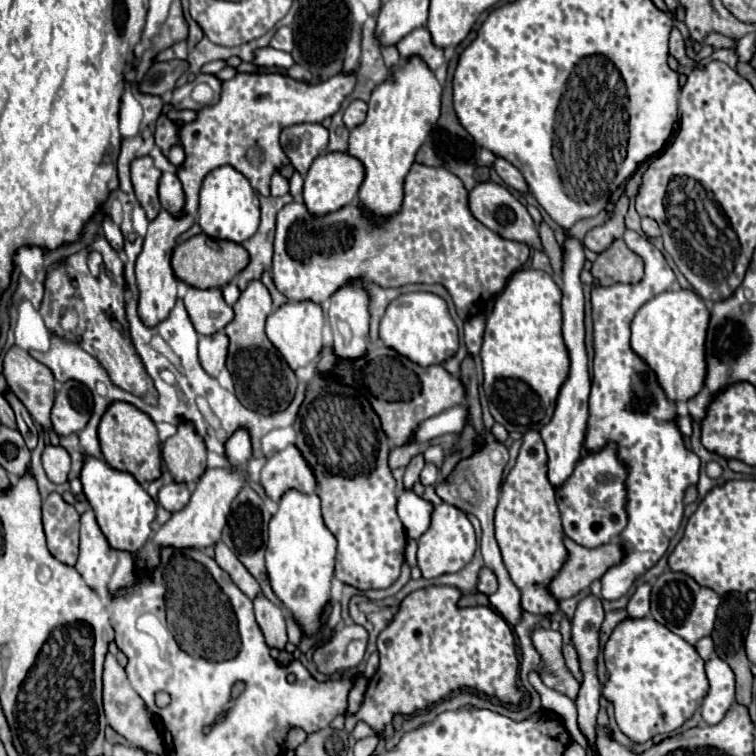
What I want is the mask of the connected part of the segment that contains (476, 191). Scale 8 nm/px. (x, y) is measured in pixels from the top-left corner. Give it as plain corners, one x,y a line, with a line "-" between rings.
481,182
477,184
471,192
469,192
469,206
471,206
471,212
473,216
485,224
489,230
493,230
495,234
507,238
507,240
515,240
515,242
523,242
535,250
543,250
541,248
541,240
539,240
539,234
537,234
537,228
535,228
535,222
533,218
529,216
527,208
511,196
511,192
505,188
505,186
499,186
495,182

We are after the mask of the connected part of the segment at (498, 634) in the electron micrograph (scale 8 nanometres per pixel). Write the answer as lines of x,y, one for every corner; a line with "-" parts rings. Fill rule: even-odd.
429,586
423,590
411,592
403,602
395,616
395,620
381,632
377,640
381,664
375,676
369,680
365,698
361,708
355,714
345,714
345,730
353,732
359,720
367,722
377,732
385,730
387,736
393,734
393,714
413,714
429,708
431,704
447,698
453,690
463,686
475,688
487,696
495,696
507,704
519,704
523,692
517,688
517,654
515,654
515,638
509,624
493,610
493,608
457,608
459,590
451,586

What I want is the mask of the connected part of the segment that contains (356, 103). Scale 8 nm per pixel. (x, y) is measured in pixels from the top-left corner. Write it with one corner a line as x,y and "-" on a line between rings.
353,100
347,108
345,108
345,114
343,114
343,122
349,130
353,130
355,126
363,124
365,120
365,114
367,114
367,104
363,100

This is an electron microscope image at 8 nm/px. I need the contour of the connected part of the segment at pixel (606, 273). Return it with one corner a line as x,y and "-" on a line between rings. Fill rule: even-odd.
615,240
609,250
601,252
593,262
591,274
601,286
617,282
639,282
643,278
643,260
627,248
623,240

